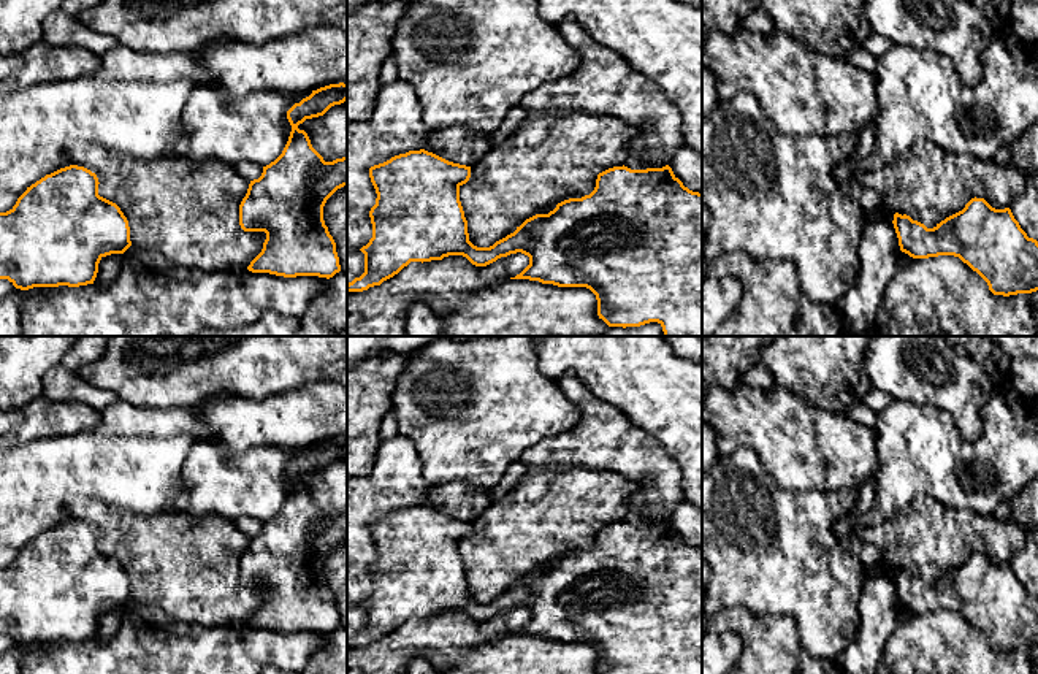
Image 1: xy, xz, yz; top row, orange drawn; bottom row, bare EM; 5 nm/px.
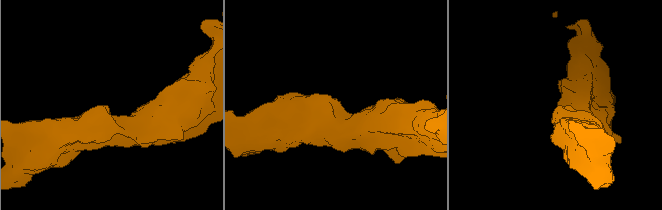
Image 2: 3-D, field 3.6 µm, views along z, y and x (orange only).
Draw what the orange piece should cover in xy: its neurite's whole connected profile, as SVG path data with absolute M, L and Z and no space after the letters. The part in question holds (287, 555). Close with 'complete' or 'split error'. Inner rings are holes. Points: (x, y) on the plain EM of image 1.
M330 439L312 446L287 466L292 487L282 509L263 522L258 534L250 536L239 560L241 584L266 588L249 626L326 634L341 626L323 561L338 544L347 541L347 511L325 517L298 481L345 455L347 439Z | complete

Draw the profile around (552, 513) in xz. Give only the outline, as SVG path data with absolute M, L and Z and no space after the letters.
M528 468L517 487L472 520L469 536L460 541L469 596L477 603L490 603L526 574L548 569L564 555L590 550L599 528L624 520L639 492L639 482L609 469Z

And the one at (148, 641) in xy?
M130 601L122 609L120 628L116 634L98 642L95 639L68 642L33 642L21 657L21 674L258 674L265 668L301 672L309 658L328 641L326 633L296 631L284 633L269 628L252 628L244 625L206 626L170 618L162 607L143 606Z

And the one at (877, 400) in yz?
M872 387L865 396L864 396L864 403L878 416L881 414L891 403L894 401L894 398L875 387Z

